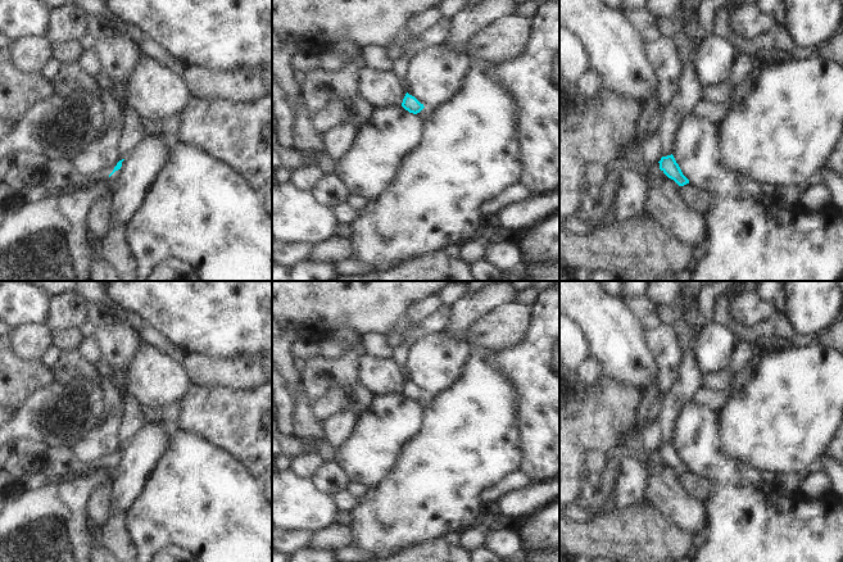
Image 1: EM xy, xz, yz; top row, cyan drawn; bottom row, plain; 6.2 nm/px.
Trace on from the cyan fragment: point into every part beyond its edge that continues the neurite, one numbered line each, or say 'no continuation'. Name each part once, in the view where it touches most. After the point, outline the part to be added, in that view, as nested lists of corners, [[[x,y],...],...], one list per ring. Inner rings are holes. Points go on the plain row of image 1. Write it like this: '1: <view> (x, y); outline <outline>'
no continuation

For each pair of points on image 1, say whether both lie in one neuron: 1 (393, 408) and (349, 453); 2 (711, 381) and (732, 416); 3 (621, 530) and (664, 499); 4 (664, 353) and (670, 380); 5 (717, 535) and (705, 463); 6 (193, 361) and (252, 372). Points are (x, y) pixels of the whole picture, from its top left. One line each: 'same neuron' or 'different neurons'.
1: same neuron
2: different neurons
3: different neurons
4: same neuron
5: same neuron
6: same neuron

